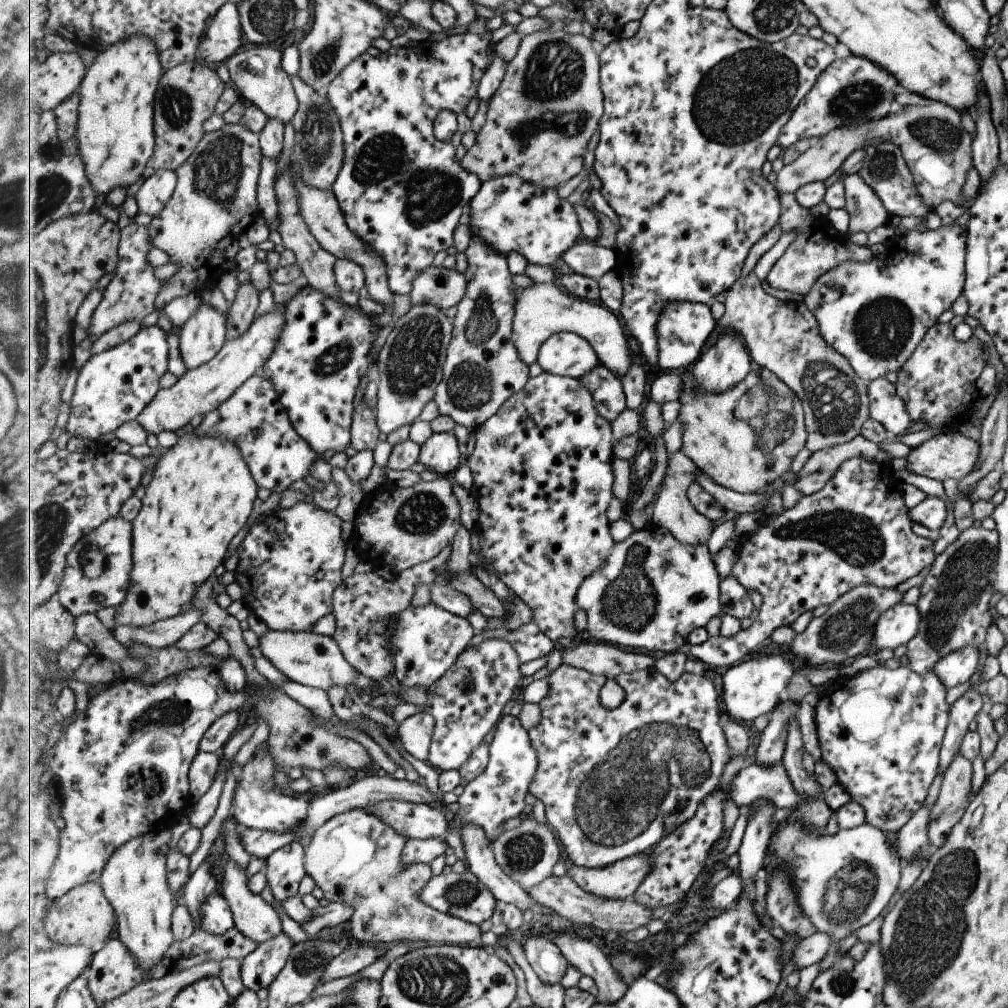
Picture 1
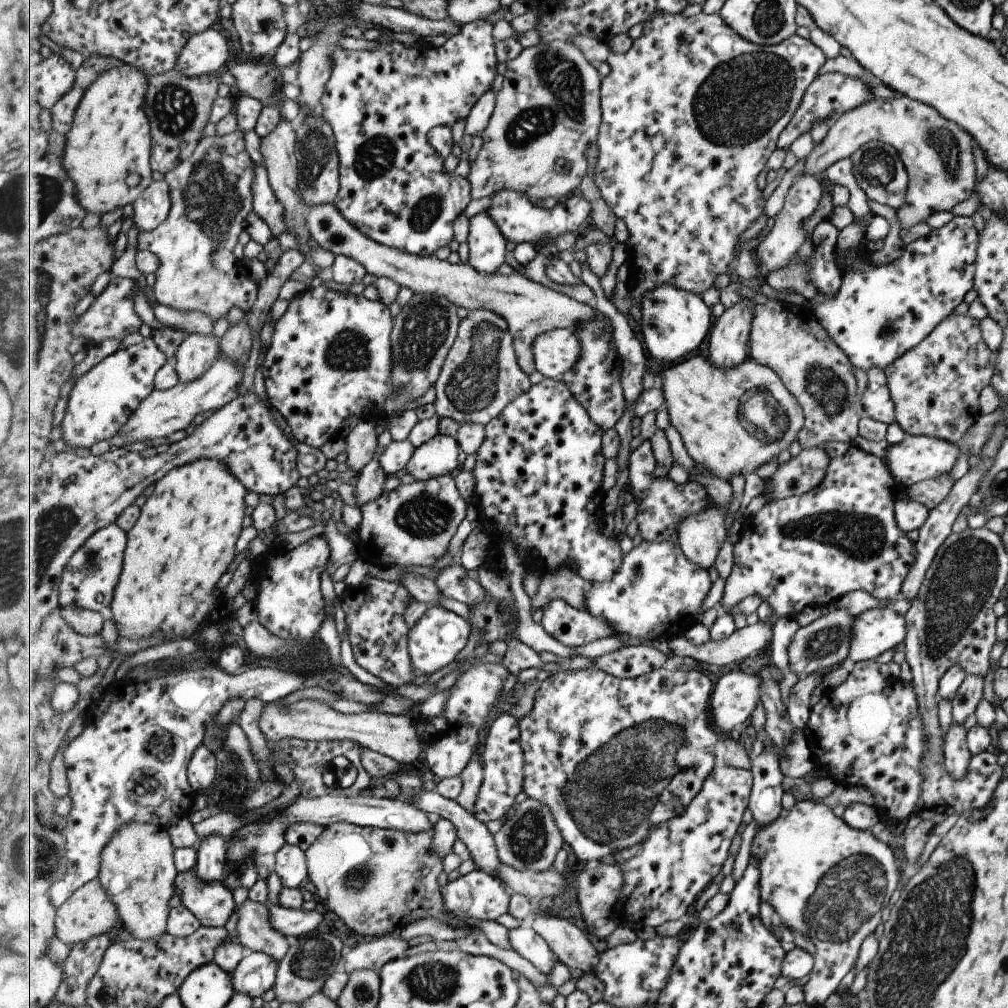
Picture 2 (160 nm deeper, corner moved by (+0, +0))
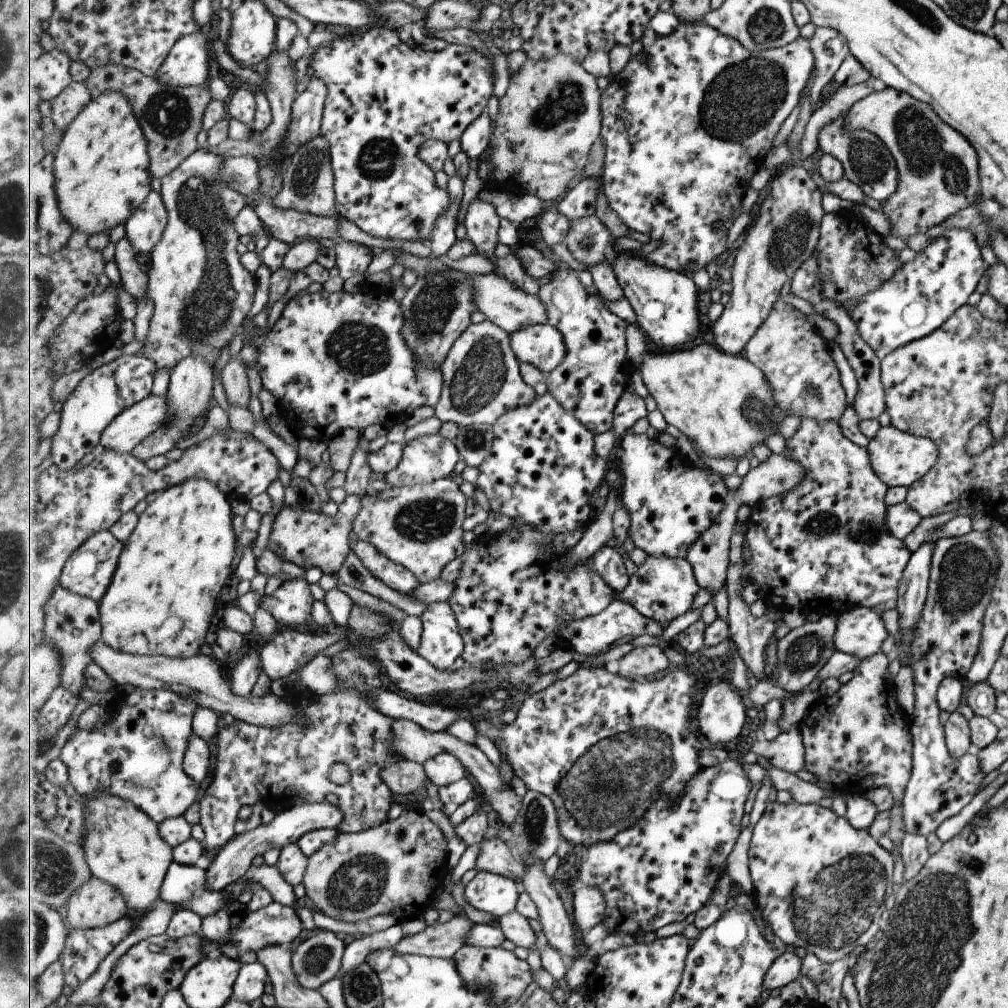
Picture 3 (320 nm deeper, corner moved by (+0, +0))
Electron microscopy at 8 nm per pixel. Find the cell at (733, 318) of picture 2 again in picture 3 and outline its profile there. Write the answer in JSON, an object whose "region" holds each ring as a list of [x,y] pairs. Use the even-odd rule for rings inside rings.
{"region":[[[800,164],[791,165],[782,173],[771,179],[769,184],[771,192],[762,200],[756,211],[755,221],[746,228],[745,240],[737,248],[732,272],[732,291],[730,299],[726,302],[726,307],[722,317],[713,325],[713,336],[718,348],[732,355],[743,355],[750,340],[762,328],[763,323],[770,317],[775,303],[781,297],[781,288],[787,284],[814,252],[821,236],[821,194],[815,188],[811,176],[805,172]]]}

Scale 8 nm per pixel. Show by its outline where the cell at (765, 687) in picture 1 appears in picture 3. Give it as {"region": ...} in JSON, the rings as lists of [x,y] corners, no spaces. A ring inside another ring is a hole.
{"region":[[[721,681],[707,689],[702,709],[699,710],[699,726],[714,745],[735,740],[745,724],[750,724],[747,709],[750,704],[730,683]]]}

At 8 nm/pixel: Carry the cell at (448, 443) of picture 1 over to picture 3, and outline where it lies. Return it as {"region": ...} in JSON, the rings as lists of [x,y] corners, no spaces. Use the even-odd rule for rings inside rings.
{"region":[[[441,433],[414,438],[404,444],[404,453],[397,468],[385,474],[386,482],[393,487],[431,484],[442,478],[455,476],[455,466],[461,460],[458,446]]]}

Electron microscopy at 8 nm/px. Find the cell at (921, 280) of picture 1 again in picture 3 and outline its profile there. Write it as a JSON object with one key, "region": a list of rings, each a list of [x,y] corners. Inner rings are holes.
{"region":[[[946,229],[943,236],[932,239],[921,253],[916,253],[910,262],[903,263],[893,276],[878,289],[863,295],[849,316],[855,323],[857,333],[879,355],[892,351],[908,342],[927,336],[938,329],[951,314],[967,302],[967,296],[975,291],[975,285],[985,270],[973,235],[967,229]]]}

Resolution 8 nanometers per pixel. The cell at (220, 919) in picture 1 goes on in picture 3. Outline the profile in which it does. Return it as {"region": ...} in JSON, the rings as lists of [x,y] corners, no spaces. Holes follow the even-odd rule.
{"region":[[[174,860],[163,881],[161,899],[194,910],[203,918],[222,911],[225,898],[221,892],[210,889],[207,875],[204,863],[182,865]]]}

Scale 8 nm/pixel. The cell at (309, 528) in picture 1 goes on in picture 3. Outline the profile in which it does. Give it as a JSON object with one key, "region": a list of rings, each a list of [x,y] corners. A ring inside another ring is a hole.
{"region":[[[299,577],[283,582],[272,595],[263,595],[261,608],[270,612],[278,628],[292,629],[311,622],[313,602],[311,583]]]}

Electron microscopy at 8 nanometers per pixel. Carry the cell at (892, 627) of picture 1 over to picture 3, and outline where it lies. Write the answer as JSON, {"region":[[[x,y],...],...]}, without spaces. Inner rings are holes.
{"region":[[[854,606],[837,616],[833,645],[840,653],[864,659],[879,652],[881,642],[889,635],[874,610]]]}

